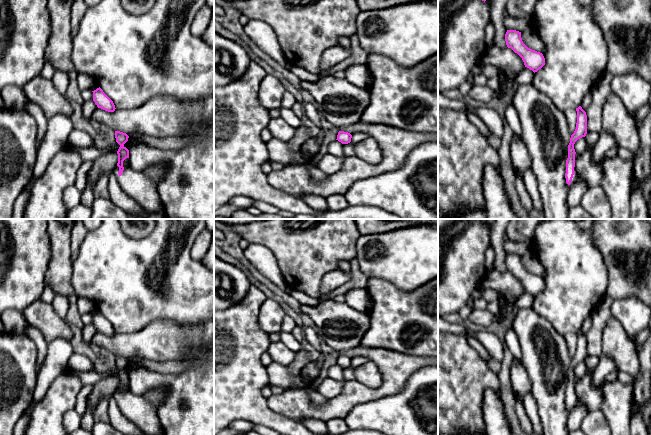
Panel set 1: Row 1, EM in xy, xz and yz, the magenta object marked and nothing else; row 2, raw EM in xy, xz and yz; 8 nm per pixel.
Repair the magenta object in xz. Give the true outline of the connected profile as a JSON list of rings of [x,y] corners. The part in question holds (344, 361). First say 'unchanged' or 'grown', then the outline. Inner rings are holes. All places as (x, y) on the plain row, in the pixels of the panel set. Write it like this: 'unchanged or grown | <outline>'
unchanged | [[[339,355],[337,359],[337,363],[342,368],[348,368],[351,366],[352,359],[348,356]]]

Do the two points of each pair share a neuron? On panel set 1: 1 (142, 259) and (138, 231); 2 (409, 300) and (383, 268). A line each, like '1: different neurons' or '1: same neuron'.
1: different neurons
2: different neurons

